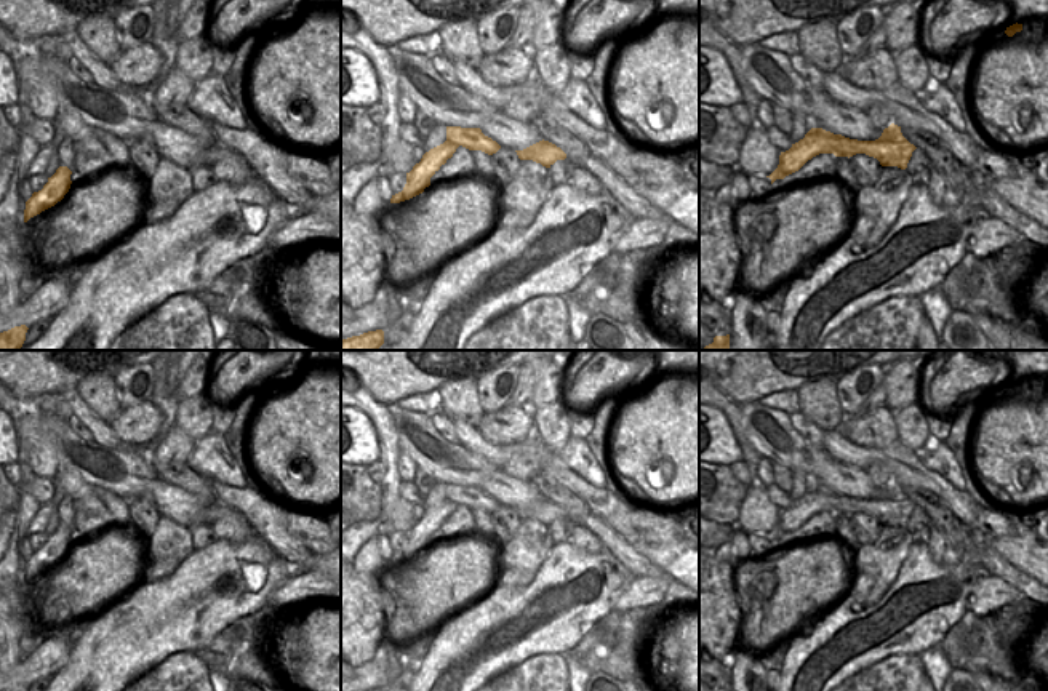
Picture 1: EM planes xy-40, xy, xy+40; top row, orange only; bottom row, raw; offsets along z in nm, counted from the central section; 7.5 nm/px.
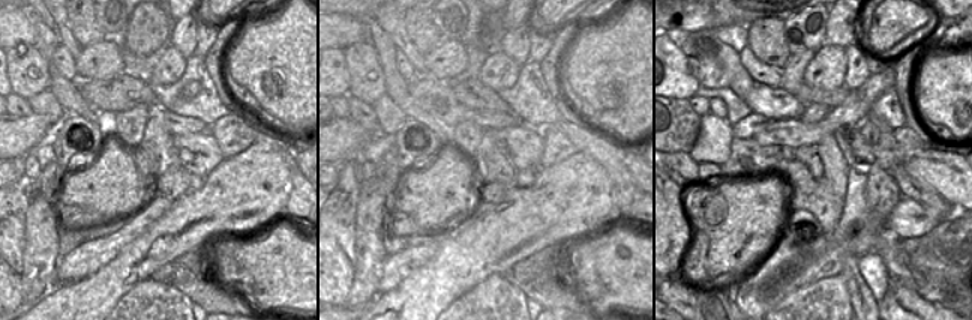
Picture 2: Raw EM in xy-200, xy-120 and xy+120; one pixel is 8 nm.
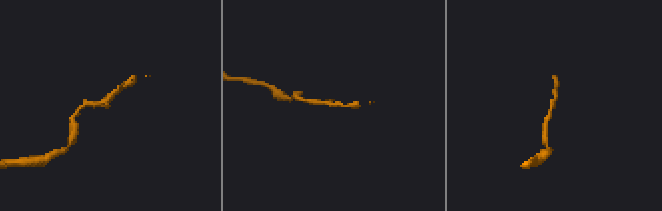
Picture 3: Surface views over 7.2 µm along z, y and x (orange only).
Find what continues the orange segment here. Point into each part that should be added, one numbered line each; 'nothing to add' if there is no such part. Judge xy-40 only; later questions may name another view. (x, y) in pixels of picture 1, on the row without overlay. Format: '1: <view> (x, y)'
nothing to add

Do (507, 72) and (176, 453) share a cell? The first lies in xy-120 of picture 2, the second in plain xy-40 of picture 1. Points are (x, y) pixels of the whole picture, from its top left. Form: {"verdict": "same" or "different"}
{"verdict": "same"}

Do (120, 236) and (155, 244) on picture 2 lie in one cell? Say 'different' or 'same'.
different

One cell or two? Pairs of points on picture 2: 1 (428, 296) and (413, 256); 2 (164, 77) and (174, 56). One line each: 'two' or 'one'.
1: two
2: one

